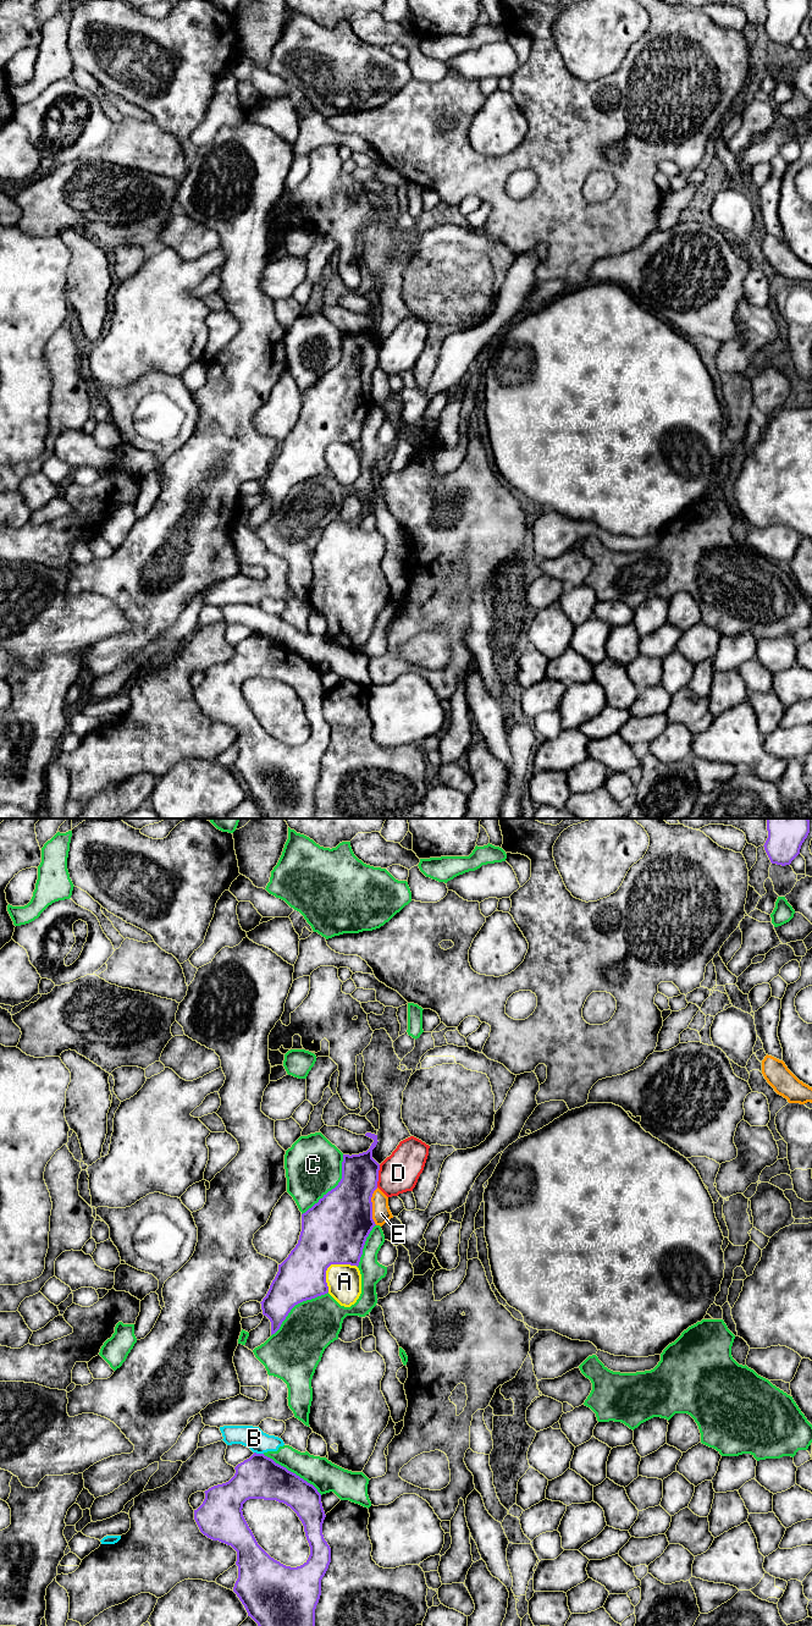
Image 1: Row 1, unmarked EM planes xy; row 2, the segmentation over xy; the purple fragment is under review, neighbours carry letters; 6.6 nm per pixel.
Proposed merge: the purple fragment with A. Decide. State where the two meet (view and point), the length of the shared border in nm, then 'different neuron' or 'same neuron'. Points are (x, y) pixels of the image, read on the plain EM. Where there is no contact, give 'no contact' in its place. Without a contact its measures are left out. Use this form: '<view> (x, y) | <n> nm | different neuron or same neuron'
xy (330, 444) | 260 nm | different neuron

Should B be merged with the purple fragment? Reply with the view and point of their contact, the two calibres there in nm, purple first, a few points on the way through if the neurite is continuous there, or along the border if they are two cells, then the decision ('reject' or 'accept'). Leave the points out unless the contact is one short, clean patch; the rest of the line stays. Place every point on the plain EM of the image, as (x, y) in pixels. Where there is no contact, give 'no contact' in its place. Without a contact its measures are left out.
xy (259, 633) | 280/150 nm | accept

